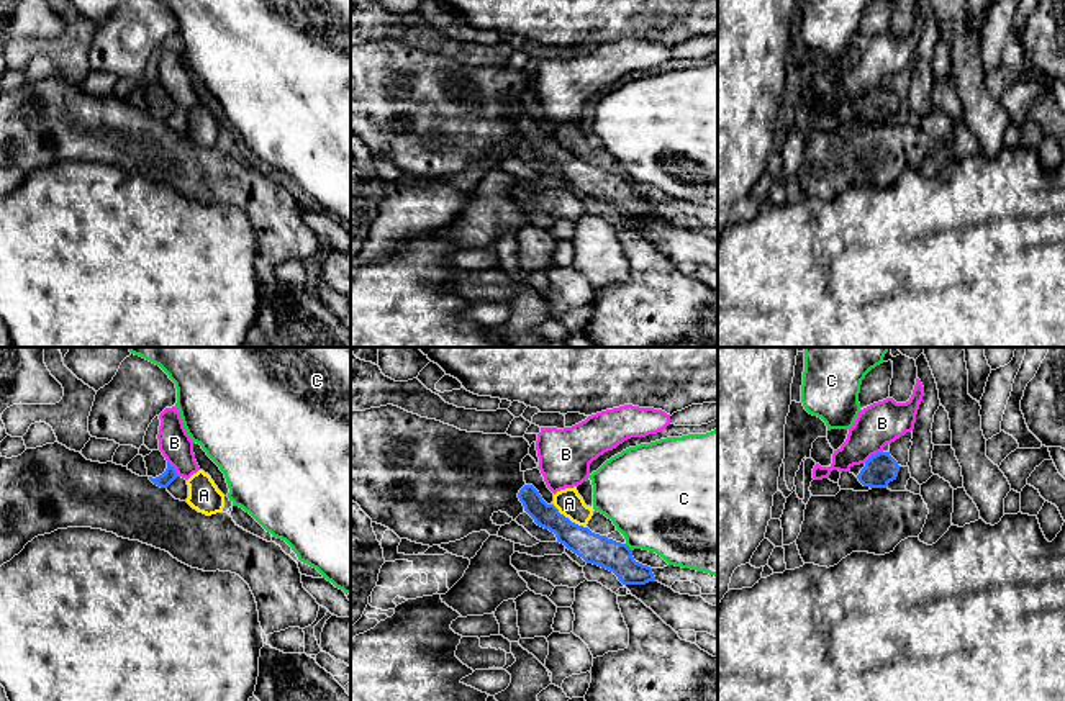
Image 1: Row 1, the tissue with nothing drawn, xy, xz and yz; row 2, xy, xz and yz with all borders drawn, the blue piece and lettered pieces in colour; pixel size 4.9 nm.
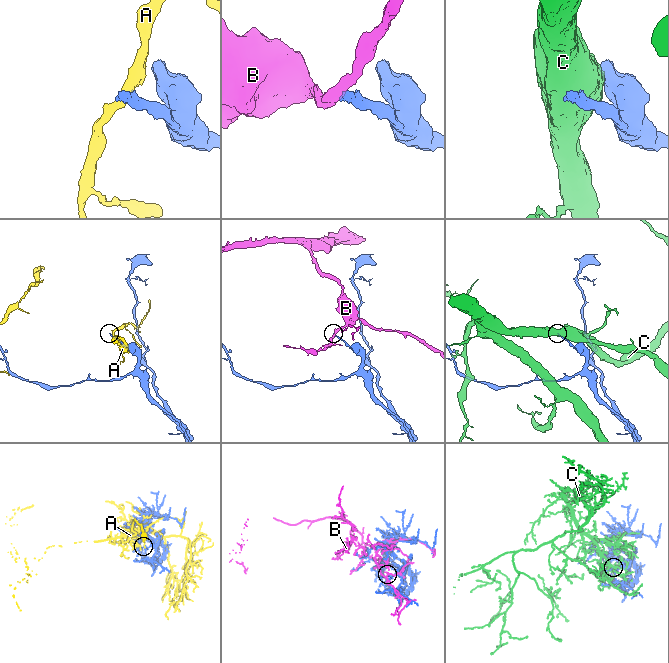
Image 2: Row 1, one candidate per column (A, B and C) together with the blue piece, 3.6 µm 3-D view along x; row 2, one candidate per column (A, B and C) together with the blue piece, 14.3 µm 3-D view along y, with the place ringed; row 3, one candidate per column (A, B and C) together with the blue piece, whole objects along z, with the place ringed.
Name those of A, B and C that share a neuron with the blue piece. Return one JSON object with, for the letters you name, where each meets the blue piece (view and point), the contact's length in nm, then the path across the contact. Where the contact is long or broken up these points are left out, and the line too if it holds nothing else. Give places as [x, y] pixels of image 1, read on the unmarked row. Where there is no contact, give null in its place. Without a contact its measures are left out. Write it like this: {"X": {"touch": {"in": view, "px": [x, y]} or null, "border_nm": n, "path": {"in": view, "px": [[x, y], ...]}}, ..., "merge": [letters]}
{"merge": []}

